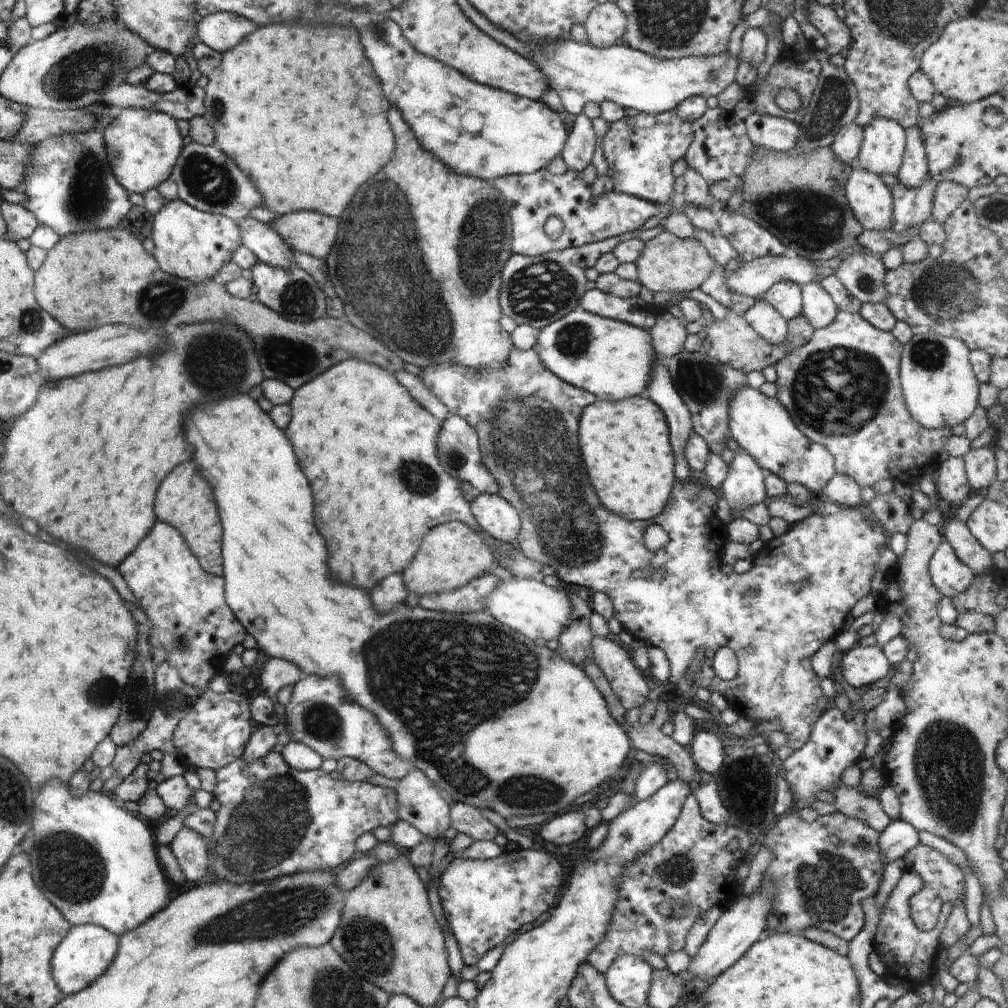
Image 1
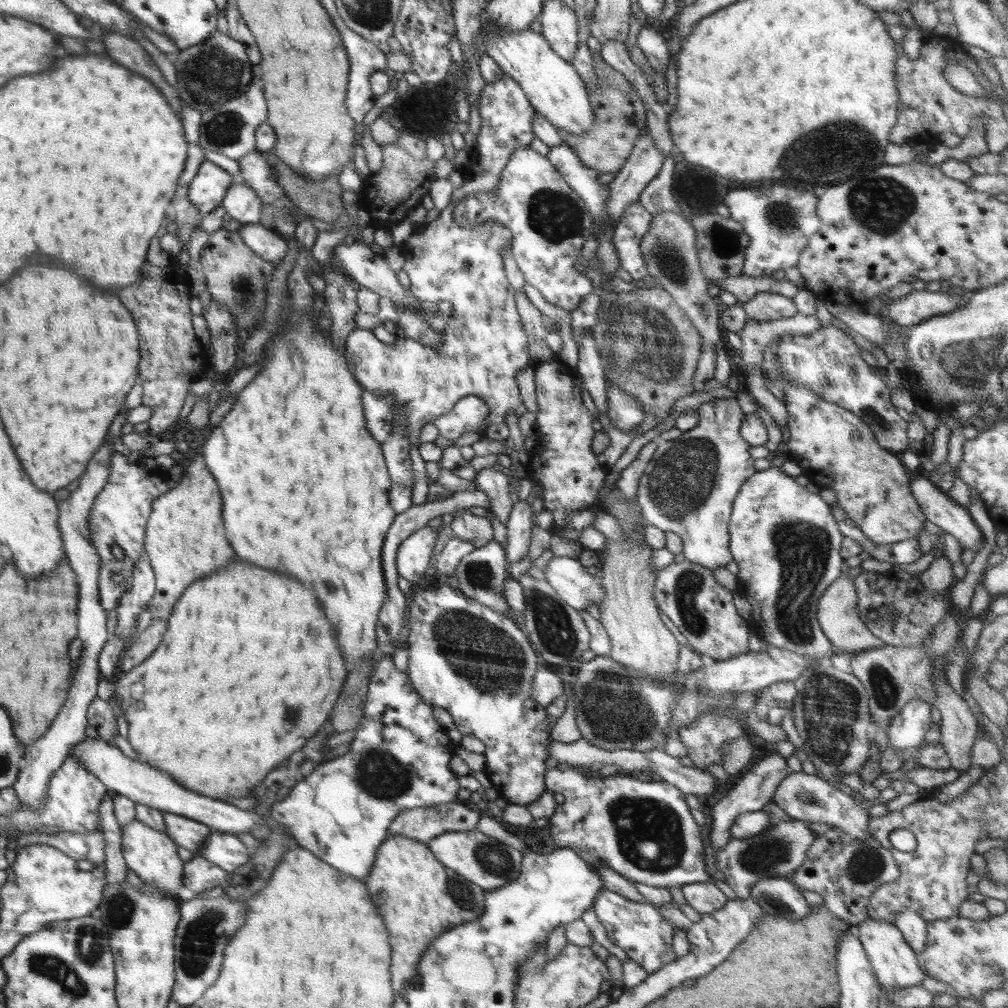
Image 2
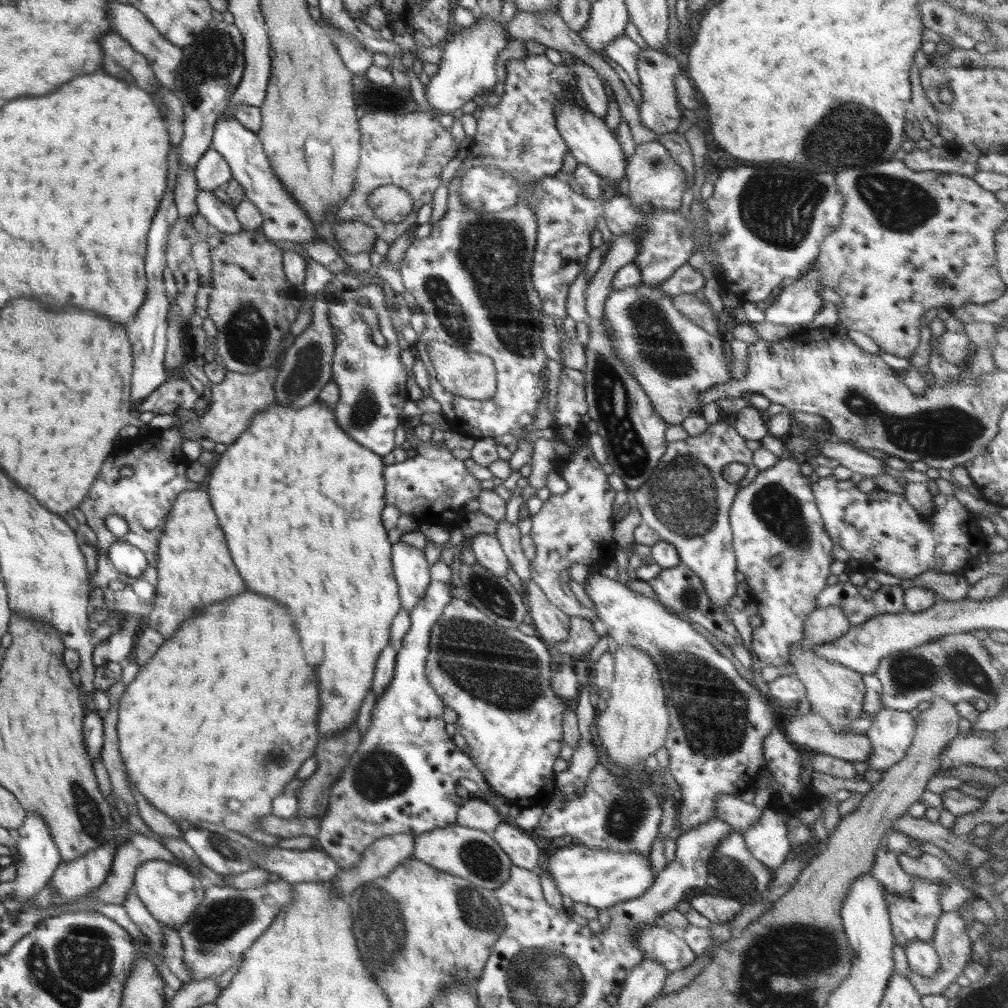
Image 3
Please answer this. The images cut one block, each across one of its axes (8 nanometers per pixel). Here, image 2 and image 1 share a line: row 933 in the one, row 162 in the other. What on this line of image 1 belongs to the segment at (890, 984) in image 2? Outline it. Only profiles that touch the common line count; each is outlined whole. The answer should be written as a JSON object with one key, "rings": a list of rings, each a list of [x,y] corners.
{"rings":[[[874,118],[866,128],[862,129],[862,132],[864,138],[862,138],[862,144],[860,145],[857,165],[868,172],[876,173],[880,176],[882,174],[897,176],[906,150],[906,129],[902,128],[902,125],[895,120]]]}

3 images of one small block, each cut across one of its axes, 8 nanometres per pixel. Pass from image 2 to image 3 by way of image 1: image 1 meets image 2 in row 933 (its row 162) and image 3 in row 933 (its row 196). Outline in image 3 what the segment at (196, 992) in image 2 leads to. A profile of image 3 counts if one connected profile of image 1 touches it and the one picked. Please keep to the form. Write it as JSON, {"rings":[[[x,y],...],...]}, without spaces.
{"rings":[[[282,880],[250,889],[207,884],[202,903],[179,930],[184,963],[190,968],[192,982],[219,977],[234,962],[240,962],[244,951],[272,924],[280,910],[294,901],[294,895],[293,883]]]}

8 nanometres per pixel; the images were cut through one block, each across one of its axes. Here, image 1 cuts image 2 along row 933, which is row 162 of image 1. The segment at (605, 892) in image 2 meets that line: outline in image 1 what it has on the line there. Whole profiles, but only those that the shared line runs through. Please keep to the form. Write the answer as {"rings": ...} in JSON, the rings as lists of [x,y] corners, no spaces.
{"rings":[[[675,110],[657,115],[639,112],[629,117],[625,114],[618,122],[609,124],[602,138],[602,152],[612,172],[614,191],[657,202],[665,210],[678,204],[680,197],[674,190],[676,177],[672,165],[685,157],[694,138],[691,122],[684,122]]]}

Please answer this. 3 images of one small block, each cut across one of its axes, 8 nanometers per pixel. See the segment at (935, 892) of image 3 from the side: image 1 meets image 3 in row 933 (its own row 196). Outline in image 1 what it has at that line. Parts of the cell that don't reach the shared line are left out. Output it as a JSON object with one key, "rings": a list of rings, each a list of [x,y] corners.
{"rings":[[[924,180],[918,188],[906,188],[902,183],[892,188],[893,212],[890,230],[904,233],[908,228],[918,227],[933,216],[933,198],[936,183]]]}

